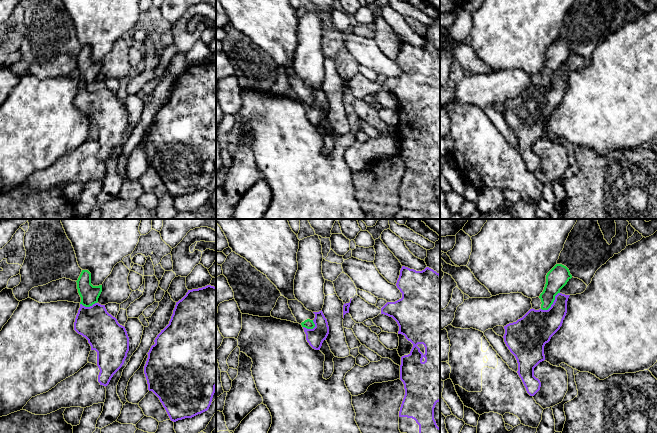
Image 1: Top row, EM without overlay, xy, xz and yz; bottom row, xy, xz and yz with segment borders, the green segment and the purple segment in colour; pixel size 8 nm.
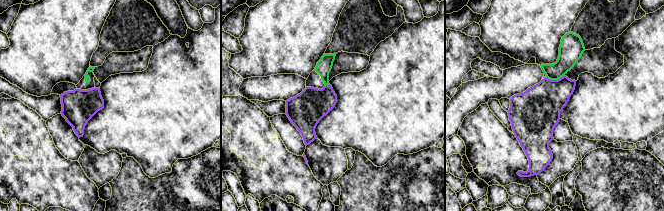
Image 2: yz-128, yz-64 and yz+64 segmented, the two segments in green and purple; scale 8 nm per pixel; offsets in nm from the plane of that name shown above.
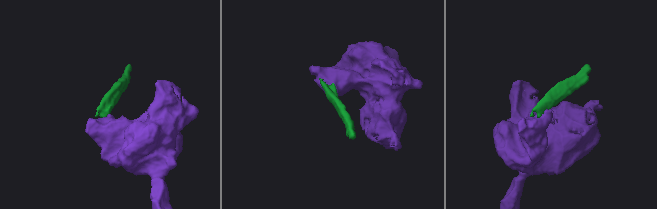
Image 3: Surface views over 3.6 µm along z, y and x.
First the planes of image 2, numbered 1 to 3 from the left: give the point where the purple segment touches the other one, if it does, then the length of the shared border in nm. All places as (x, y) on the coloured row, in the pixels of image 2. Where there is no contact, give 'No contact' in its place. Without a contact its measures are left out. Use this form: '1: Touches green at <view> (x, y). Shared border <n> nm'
1: No contact
2: Touches green at yz-64 (326, 84). Shared border 40 nm
3: Touches green at yz+64 (554, 79). Shared border 150 nm

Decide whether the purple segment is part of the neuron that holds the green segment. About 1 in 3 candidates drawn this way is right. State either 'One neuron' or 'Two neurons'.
Two neurons

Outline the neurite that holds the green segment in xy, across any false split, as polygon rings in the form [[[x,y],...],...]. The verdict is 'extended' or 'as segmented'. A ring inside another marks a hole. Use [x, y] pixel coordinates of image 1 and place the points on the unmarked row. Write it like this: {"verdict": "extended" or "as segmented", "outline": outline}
{"verdict": "as segmented", "outline": [[[82,46],[77,58],[78,69],[81,78],[85,83],[90,83],[98,78],[98,74],[102,68],[102,61],[93,62],[91,60],[91,49],[88,46]]]}

